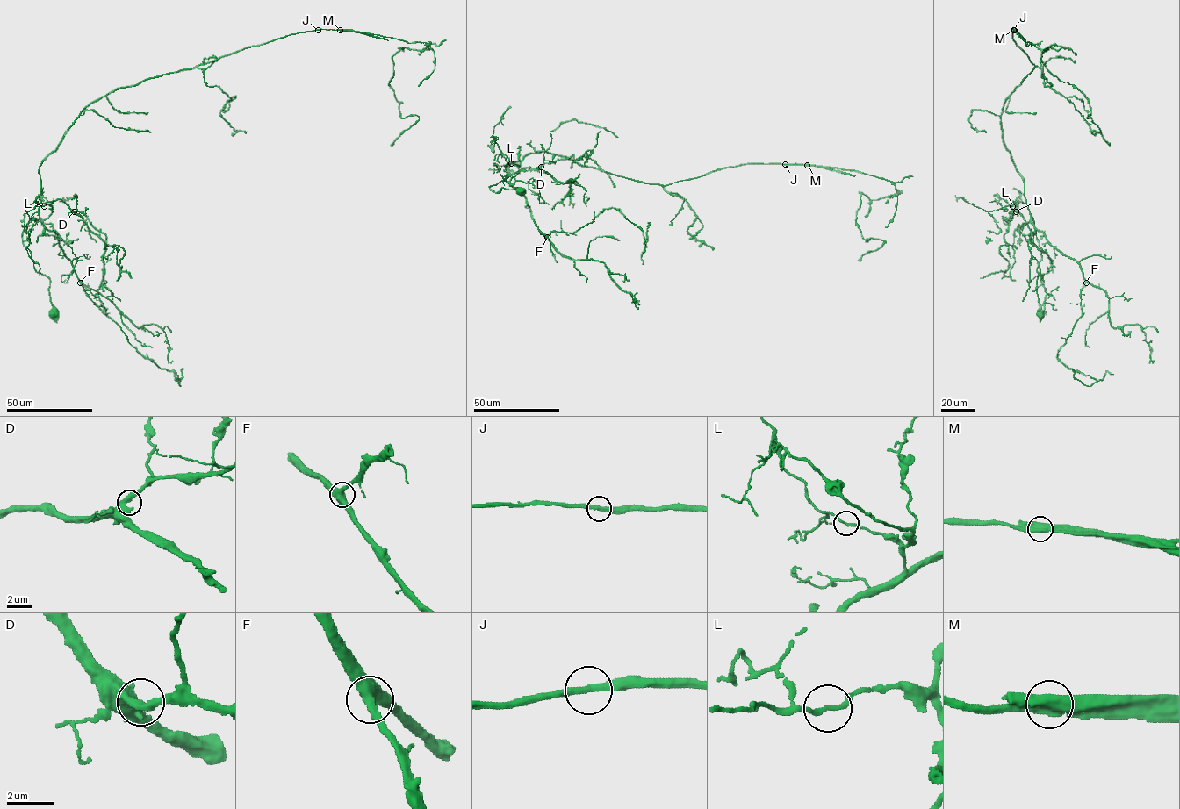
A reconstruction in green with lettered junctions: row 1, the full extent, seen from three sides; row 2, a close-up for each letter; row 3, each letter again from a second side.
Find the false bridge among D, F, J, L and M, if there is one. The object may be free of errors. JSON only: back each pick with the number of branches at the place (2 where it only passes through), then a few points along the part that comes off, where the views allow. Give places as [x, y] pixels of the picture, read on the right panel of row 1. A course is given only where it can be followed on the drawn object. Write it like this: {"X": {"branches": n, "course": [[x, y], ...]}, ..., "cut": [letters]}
{"M": {"branches": 2, "course": [[1014, 30], [1025, 40]]}, "cut": ["M"]}

